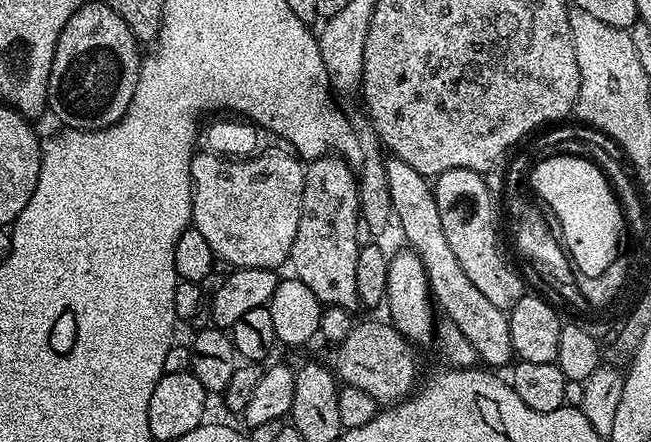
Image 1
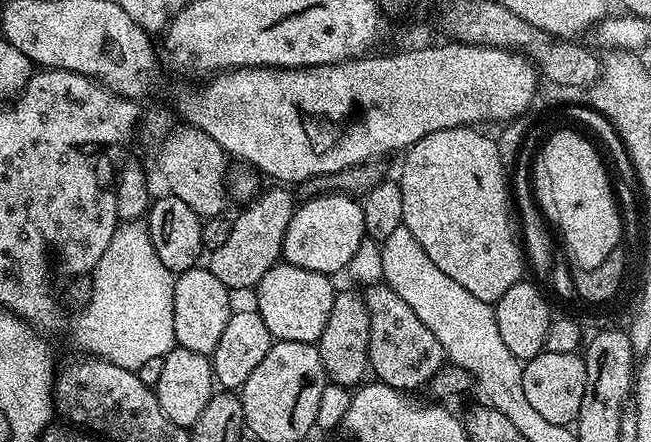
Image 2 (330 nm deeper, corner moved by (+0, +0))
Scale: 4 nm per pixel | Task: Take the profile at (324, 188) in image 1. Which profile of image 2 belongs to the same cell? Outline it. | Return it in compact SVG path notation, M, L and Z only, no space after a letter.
M383 282L369 285L364 292L370 314L368 362L377 381L403 392L429 385L444 367L447 356L434 332L423 325L418 314Z

